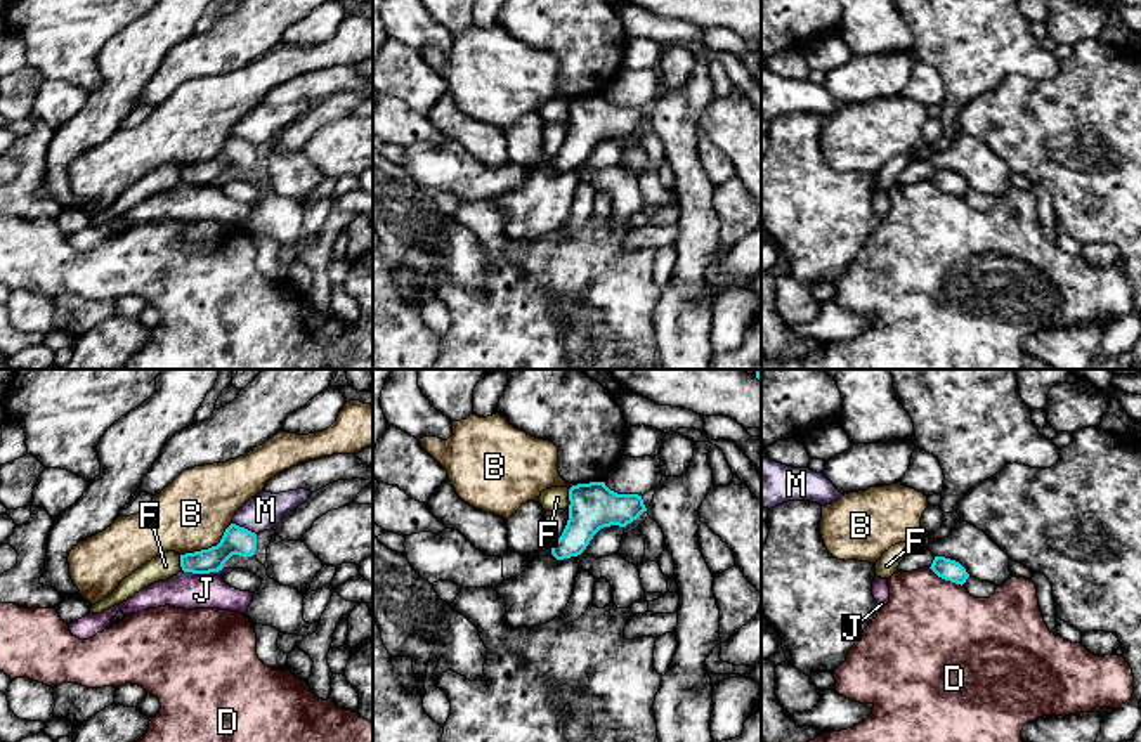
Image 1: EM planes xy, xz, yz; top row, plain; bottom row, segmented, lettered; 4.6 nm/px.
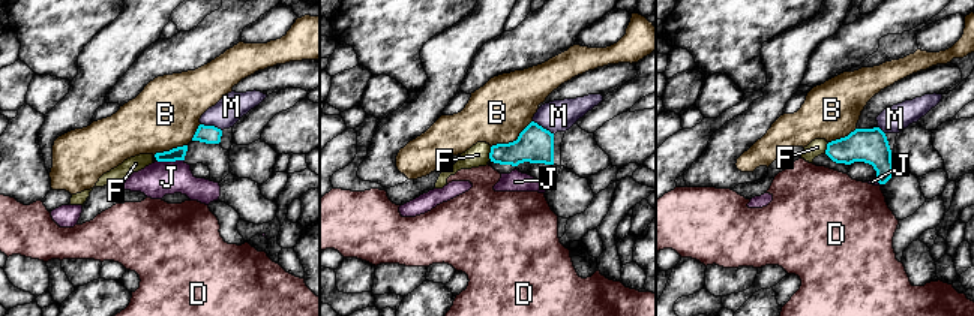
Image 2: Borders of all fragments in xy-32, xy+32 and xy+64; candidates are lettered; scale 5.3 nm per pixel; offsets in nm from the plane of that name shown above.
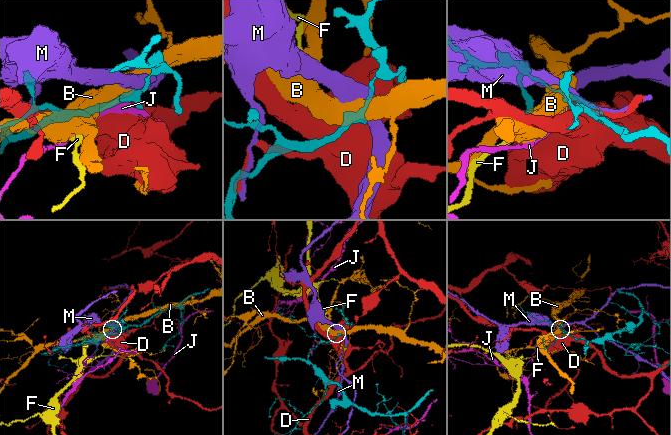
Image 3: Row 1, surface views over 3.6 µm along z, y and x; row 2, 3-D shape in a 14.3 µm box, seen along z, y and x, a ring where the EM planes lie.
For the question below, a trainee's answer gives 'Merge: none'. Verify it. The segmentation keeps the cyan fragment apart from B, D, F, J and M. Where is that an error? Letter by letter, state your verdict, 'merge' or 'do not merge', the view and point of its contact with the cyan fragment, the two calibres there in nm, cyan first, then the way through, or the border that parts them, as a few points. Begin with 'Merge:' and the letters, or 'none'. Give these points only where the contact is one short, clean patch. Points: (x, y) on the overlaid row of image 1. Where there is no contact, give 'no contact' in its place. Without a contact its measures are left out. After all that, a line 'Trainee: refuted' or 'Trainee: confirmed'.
Merge: none
B: do not merge; meets cyan in xy at (208, 548); 130 nm thick on the cyan side, 340 nm on the other; border along xy (231, 522), (215, 545), (181, 555)
D: do not merge; meets cyan in yz at (945, 579); 100 nm thick on the cyan side, 480 nm on the other
F: do not merge; meets cyan in xz at (569, 498); 220 nm thick on the cyan side, 110 nm on the other; border along xz (567, 489), (569, 507)
J: do not merge; meets cyan in xy at (202, 572); 130 nm thick on the cyan side, 170 nm on the other
M: do not merge; meets cyan in xy at (243, 527); 130 nm thick on the cyan side, 170 nm on the other
Trainee: confirmed

